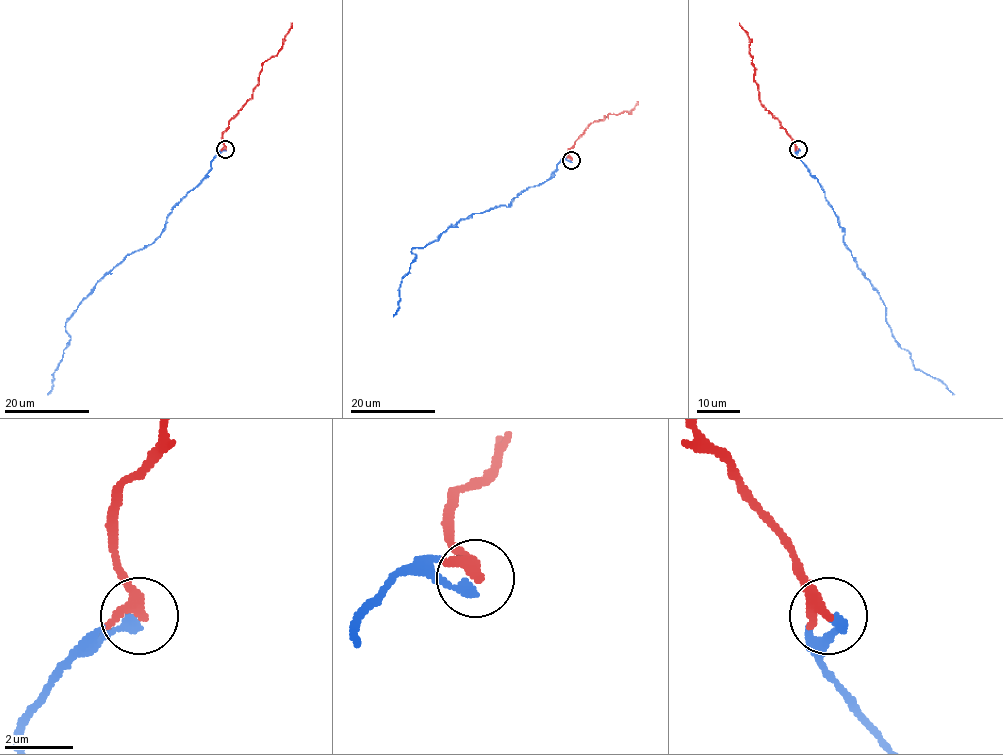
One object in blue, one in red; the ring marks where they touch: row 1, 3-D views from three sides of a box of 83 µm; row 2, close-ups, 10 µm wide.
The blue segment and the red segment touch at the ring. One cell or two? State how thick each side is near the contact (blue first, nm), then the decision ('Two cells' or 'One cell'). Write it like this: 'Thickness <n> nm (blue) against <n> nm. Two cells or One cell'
Thickness 320 nm (blue) against 280 nm. One cell

